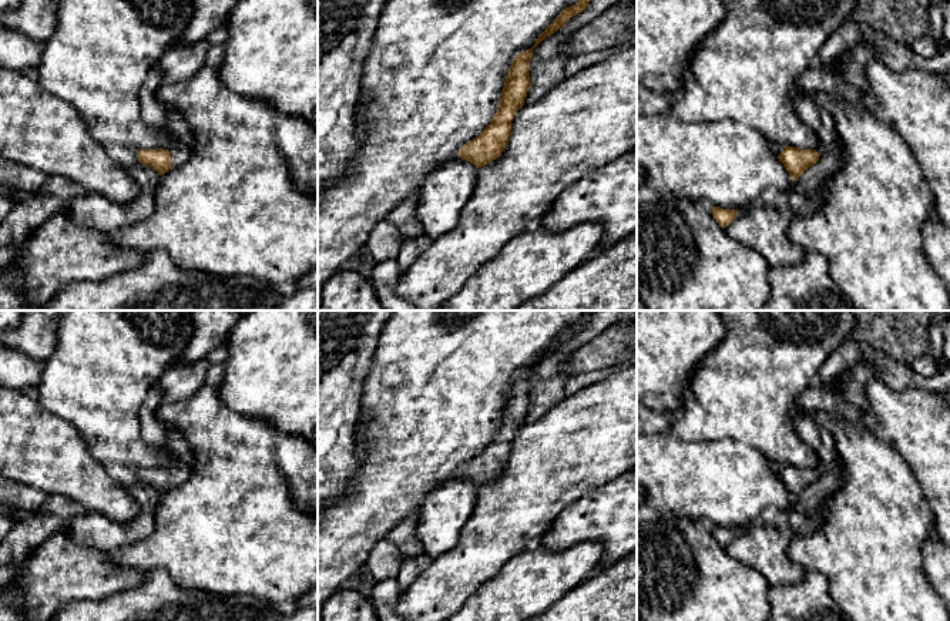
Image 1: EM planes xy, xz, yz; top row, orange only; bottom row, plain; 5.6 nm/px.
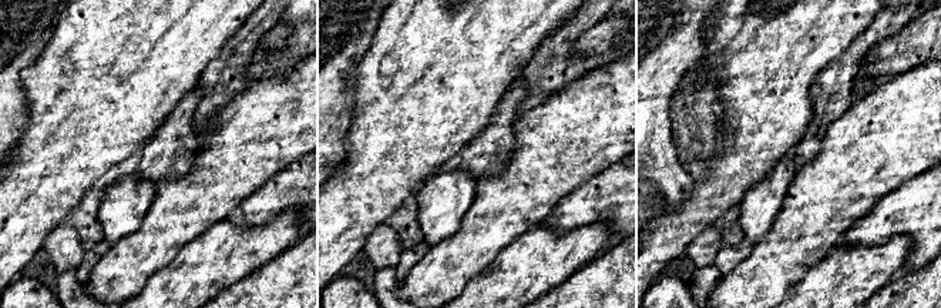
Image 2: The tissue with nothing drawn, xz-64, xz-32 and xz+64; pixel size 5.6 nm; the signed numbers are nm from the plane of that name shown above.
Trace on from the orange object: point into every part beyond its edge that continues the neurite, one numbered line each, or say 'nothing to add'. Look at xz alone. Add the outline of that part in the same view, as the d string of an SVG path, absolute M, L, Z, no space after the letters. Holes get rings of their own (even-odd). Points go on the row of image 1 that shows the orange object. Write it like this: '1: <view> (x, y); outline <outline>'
nothing to add

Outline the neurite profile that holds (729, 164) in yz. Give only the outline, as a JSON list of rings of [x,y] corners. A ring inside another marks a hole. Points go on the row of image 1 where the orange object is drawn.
[[[637,113],[637,208],[669,198],[708,201],[714,207],[742,211],[756,202],[768,188],[795,195],[795,181],[788,174],[771,142],[758,130],[738,121],[684,122],[668,113]]]

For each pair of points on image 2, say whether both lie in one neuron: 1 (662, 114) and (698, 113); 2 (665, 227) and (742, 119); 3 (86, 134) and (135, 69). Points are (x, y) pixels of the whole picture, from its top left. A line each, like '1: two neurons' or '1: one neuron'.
1: two neurons
2: one neuron
3: one neuron

